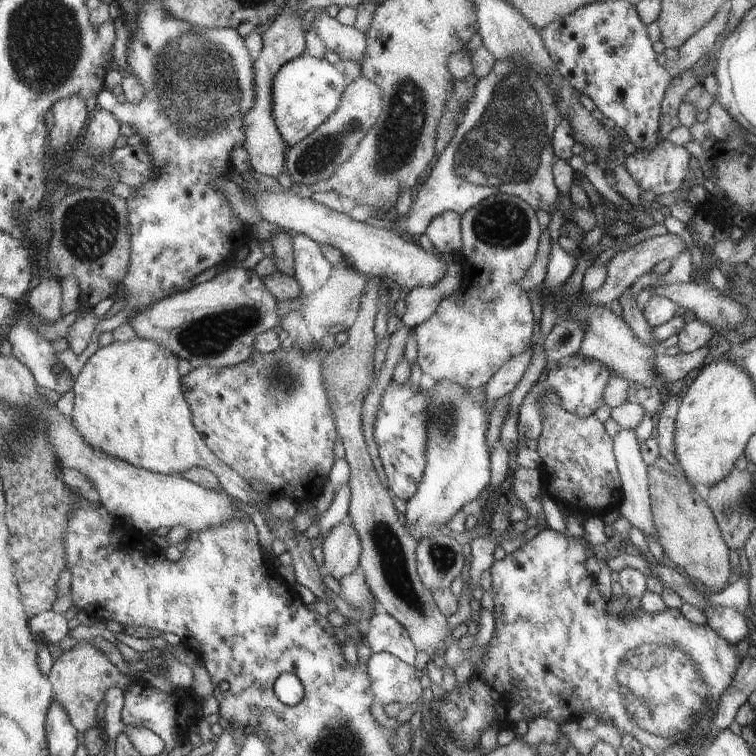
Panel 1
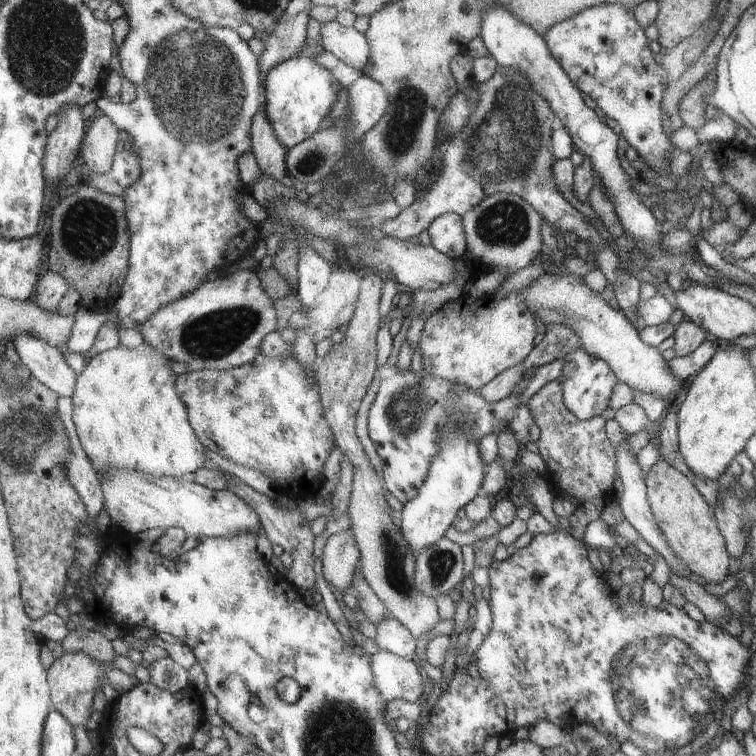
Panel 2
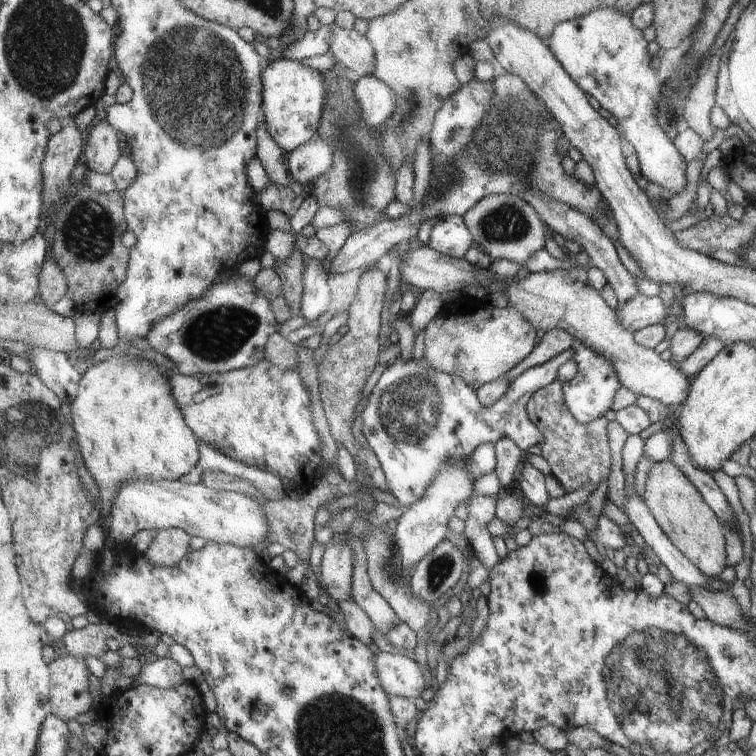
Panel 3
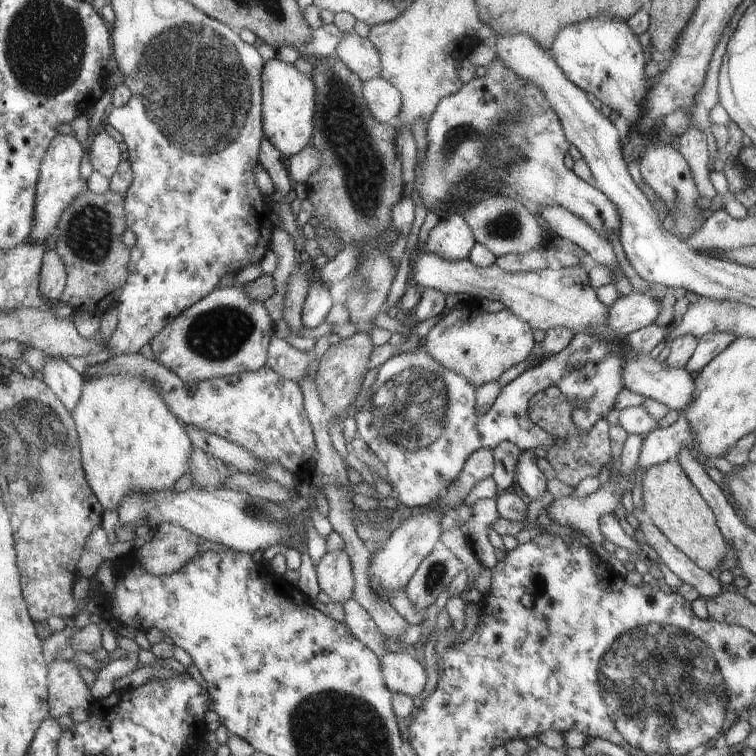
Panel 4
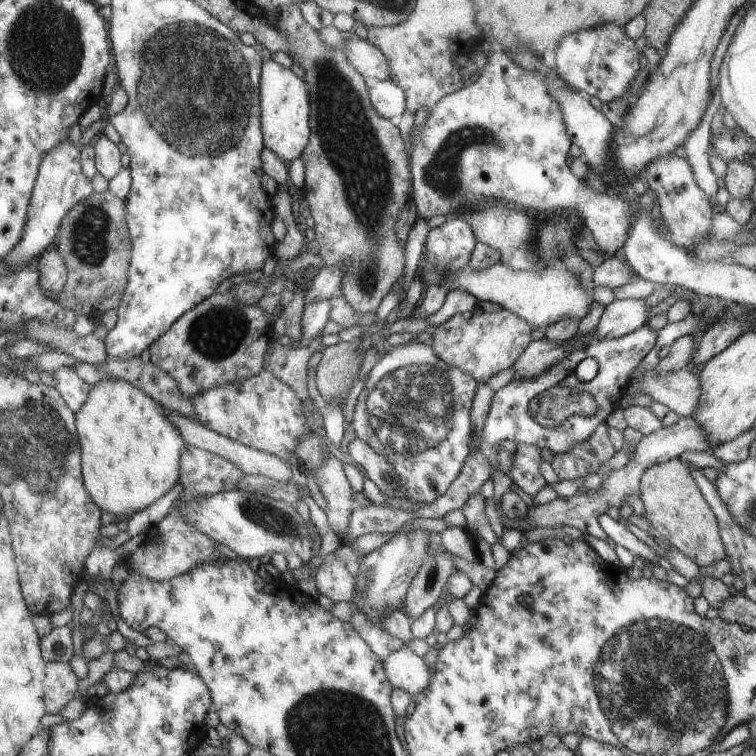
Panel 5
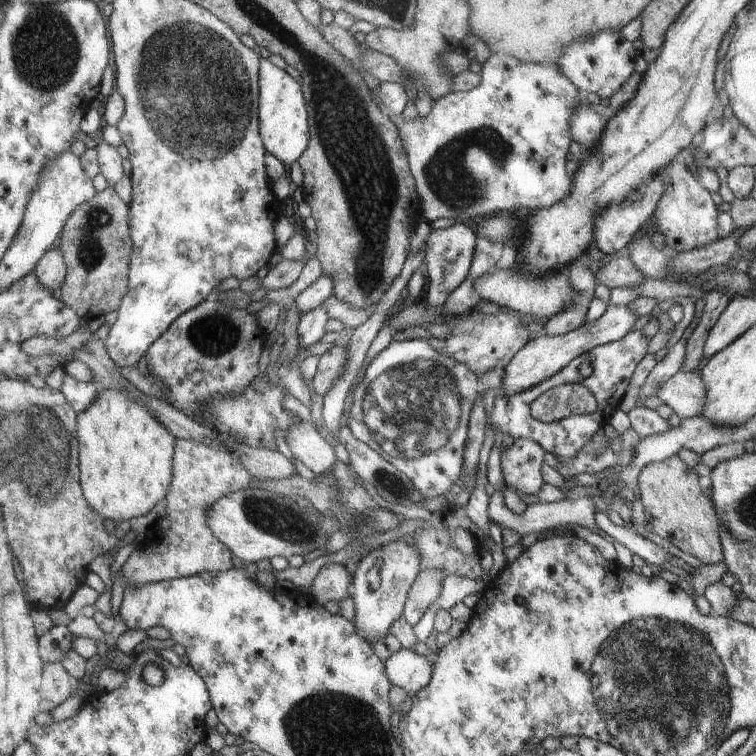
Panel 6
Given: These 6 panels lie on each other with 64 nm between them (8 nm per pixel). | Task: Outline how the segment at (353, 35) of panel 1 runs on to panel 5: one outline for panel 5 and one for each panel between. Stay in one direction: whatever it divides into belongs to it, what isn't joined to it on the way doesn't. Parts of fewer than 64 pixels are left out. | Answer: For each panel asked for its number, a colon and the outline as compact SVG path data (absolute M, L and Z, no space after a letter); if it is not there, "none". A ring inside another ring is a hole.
2: M325 22L321 34L325 52L333 52L347 66L363 70L369 60L369 42L365 34L359 34L355 28L347 28L341 22Z
3: M333 24L331 30L331 52L343 62L347 68L355 70L357 76L369 76L375 68L375 50L367 36L359 34L355 28L345 30Z
4: M355 32L343 34L343 40L339 42L335 56L341 58L363 82L379 78L381 74L377 48L369 42L369 38L361 38Z
5: M353 36L351 40L347 40L345 54L363 78L379 78L379 82L389 78L387 76L389 68L383 52L369 40L359 40L357 36Z

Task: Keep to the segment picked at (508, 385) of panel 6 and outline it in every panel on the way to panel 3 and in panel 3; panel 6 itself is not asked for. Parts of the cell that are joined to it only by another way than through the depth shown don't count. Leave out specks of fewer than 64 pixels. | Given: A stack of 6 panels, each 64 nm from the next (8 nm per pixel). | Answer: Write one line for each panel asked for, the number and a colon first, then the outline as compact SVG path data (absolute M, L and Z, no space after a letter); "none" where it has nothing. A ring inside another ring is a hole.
3: M637 294L635 298L617 308L617 318L623 322L623 326L627 326L633 332L643 330L645 326L663 324L667 316L669 308L663 304L659 296L647 298L643 294Z
4: M633 292L625 298L619 298L613 302L613 306L607 310L609 320L607 328L619 336L629 336L631 332L645 328L653 324L659 316L661 300L651 298L651 294Z
5: M613 300L609 306L603 308L601 320L597 324L597 338L615 340L635 332L639 326L649 322L651 306L645 300ZM545 338L529 344L527 350L521 354L521 358L511 366L515 370L513 380L521 380L521 378L531 380L531 378L539 376L543 370L565 360L567 348L569 348L569 342L563 344L563 346L557 346L557 344L551 344Z

